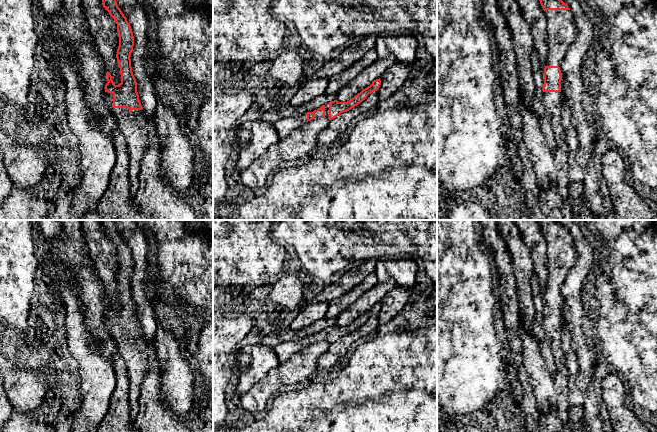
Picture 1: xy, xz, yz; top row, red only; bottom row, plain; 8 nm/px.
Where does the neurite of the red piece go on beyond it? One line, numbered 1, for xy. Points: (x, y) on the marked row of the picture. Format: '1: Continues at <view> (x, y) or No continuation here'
1: Continues at xy (137, 131)

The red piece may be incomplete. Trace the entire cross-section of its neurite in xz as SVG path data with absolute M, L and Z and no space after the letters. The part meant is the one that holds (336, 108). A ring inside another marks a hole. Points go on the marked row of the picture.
M379 78L374 80L370 86L363 89L360 93L355 95L347 102L338 102L337 100L334 100L328 104L322 105L320 108L314 110L313 112L307 112L306 114L302 114L301 116L297 117L282 118L276 121L274 123L274 127L278 133L279 139L286 137L290 132L292 132L300 125L306 123L307 121L322 117L332 120L341 113L351 110L360 104L363 100L365 100L369 94L377 91L380 85L381 80Z

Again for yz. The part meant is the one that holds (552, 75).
M539 0L547 17L547 61L544 68L543 105L545 115L555 134L556 152L554 162L557 167L556 189L561 196L560 210L564 220L575 220L568 199L569 149L562 125L561 70L563 58L568 48L575 41L577 27L575 17L562 0Z

